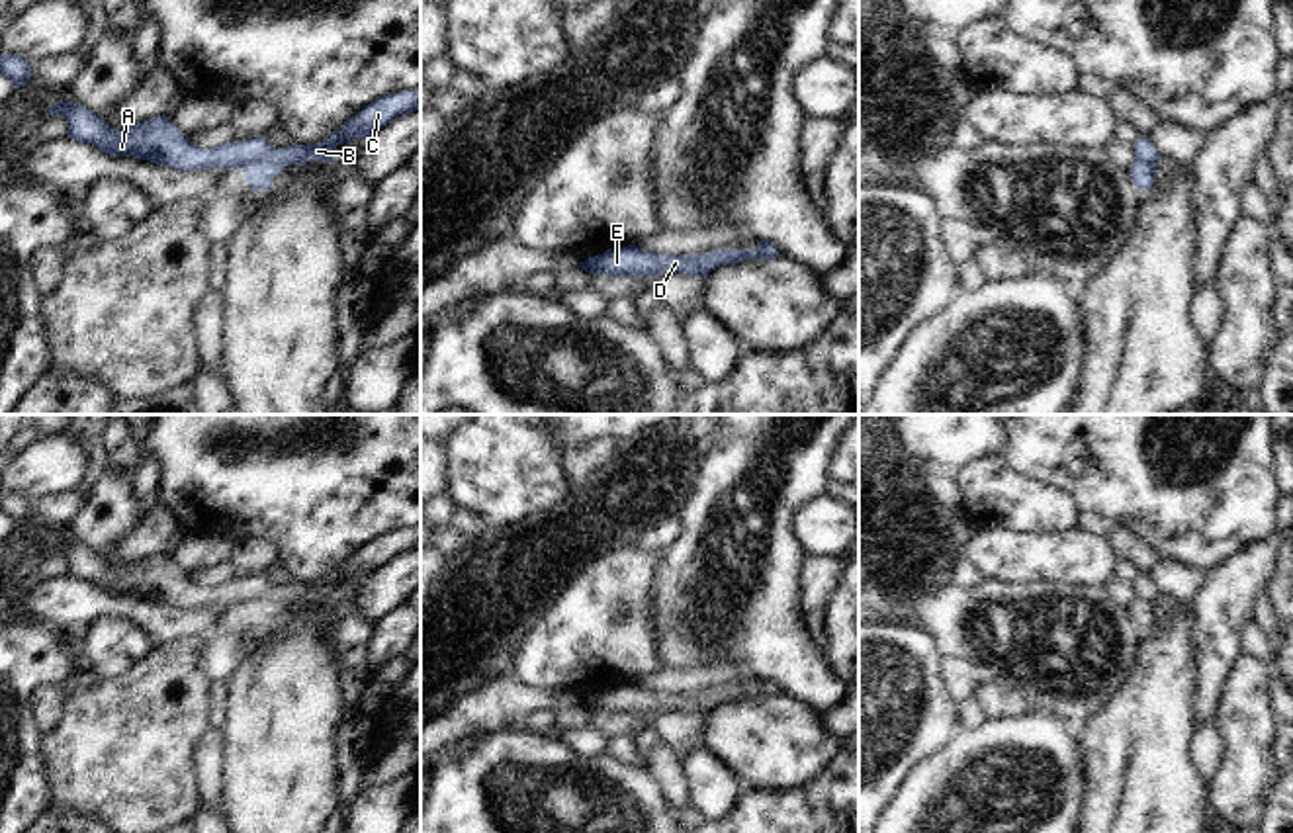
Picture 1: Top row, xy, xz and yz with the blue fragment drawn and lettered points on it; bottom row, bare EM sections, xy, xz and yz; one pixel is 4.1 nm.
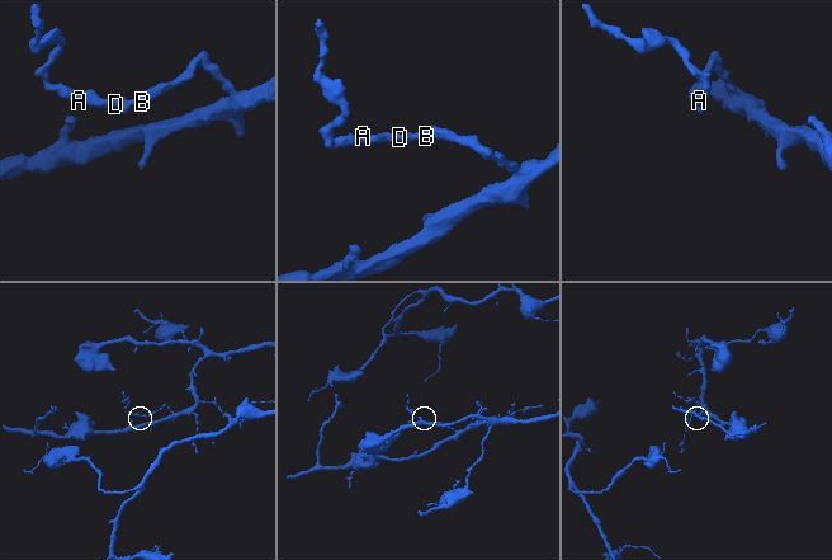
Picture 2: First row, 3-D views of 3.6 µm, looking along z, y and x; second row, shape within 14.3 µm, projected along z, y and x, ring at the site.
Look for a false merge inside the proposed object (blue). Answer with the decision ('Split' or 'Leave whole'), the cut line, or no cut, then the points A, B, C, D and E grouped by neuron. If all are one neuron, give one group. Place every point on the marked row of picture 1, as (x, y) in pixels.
Leave whole. No split. Groups: A B C D E.

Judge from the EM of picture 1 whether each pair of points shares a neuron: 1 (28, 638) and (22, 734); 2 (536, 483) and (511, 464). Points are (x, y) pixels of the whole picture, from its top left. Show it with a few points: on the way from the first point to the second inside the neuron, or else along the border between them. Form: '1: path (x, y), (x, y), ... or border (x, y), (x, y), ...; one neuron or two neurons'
1: path (20, 661), (20, 710); one neuron
2: path (531, 480), (517, 470); one neuron

